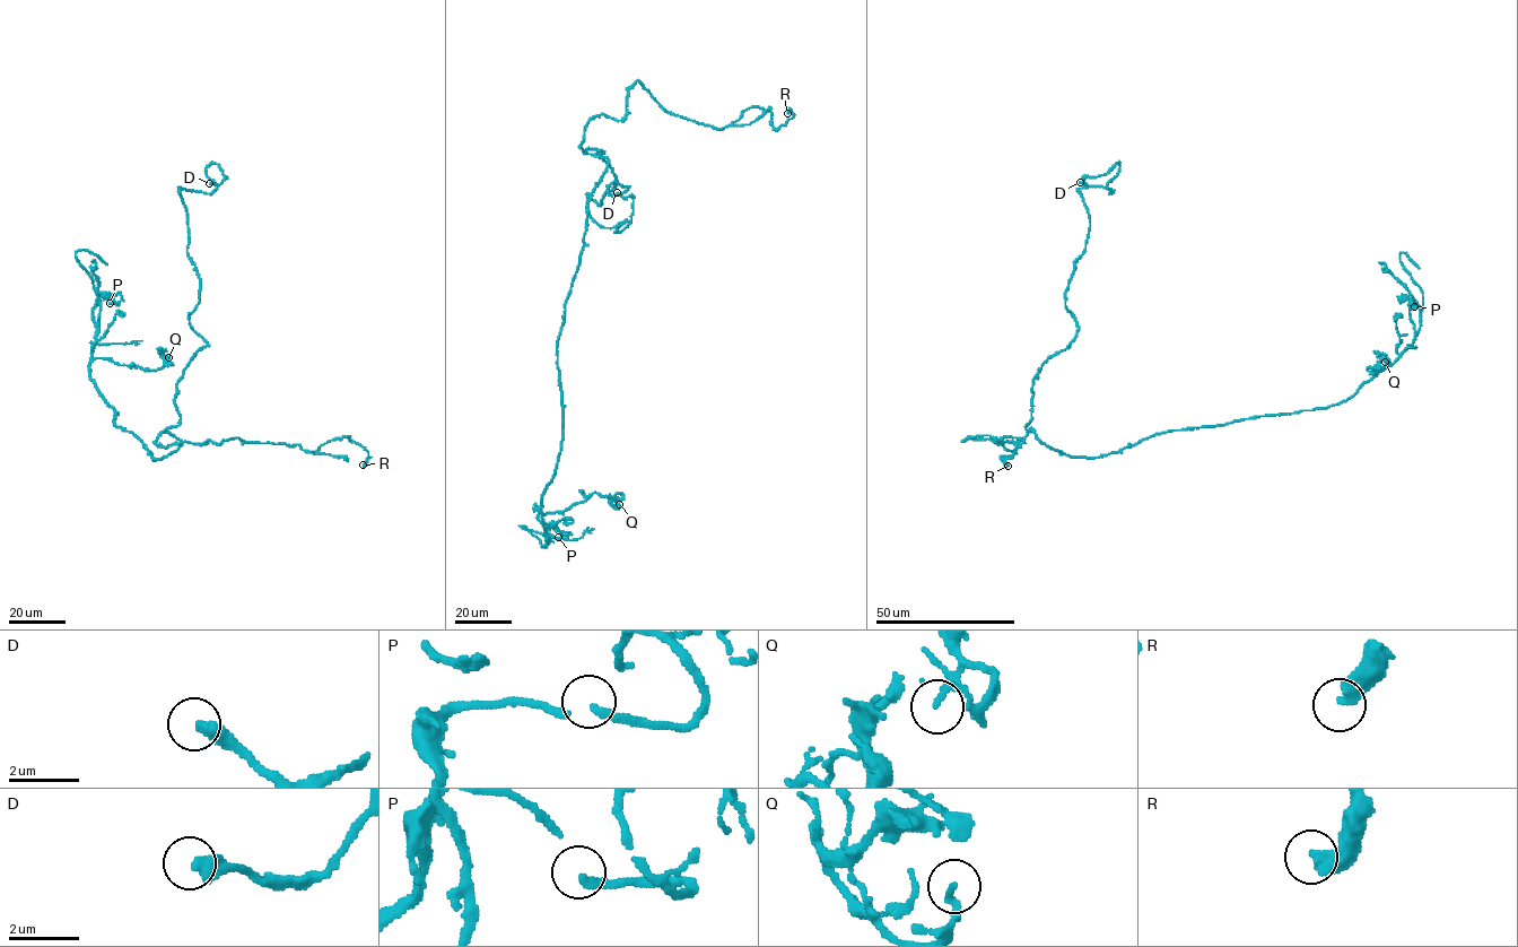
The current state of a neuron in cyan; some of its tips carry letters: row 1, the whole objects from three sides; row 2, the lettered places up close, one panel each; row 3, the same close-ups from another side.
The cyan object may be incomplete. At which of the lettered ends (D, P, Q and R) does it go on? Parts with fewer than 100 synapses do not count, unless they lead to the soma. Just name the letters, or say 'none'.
none

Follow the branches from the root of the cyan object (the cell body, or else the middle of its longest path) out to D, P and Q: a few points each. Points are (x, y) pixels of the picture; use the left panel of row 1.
D: (164, 457), (208, 345), (177, 188), (210, 193), (215, 163), (209, 183)
P: (164, 457), (154, 460), (114, 425), (114, 409), (90, 379), (98, 293), (119, 304), (110, 303)
Q: (164, 457), (154, 460), (114, 425), (89, 365), (104, 358), (155, 371), (168, 357)

